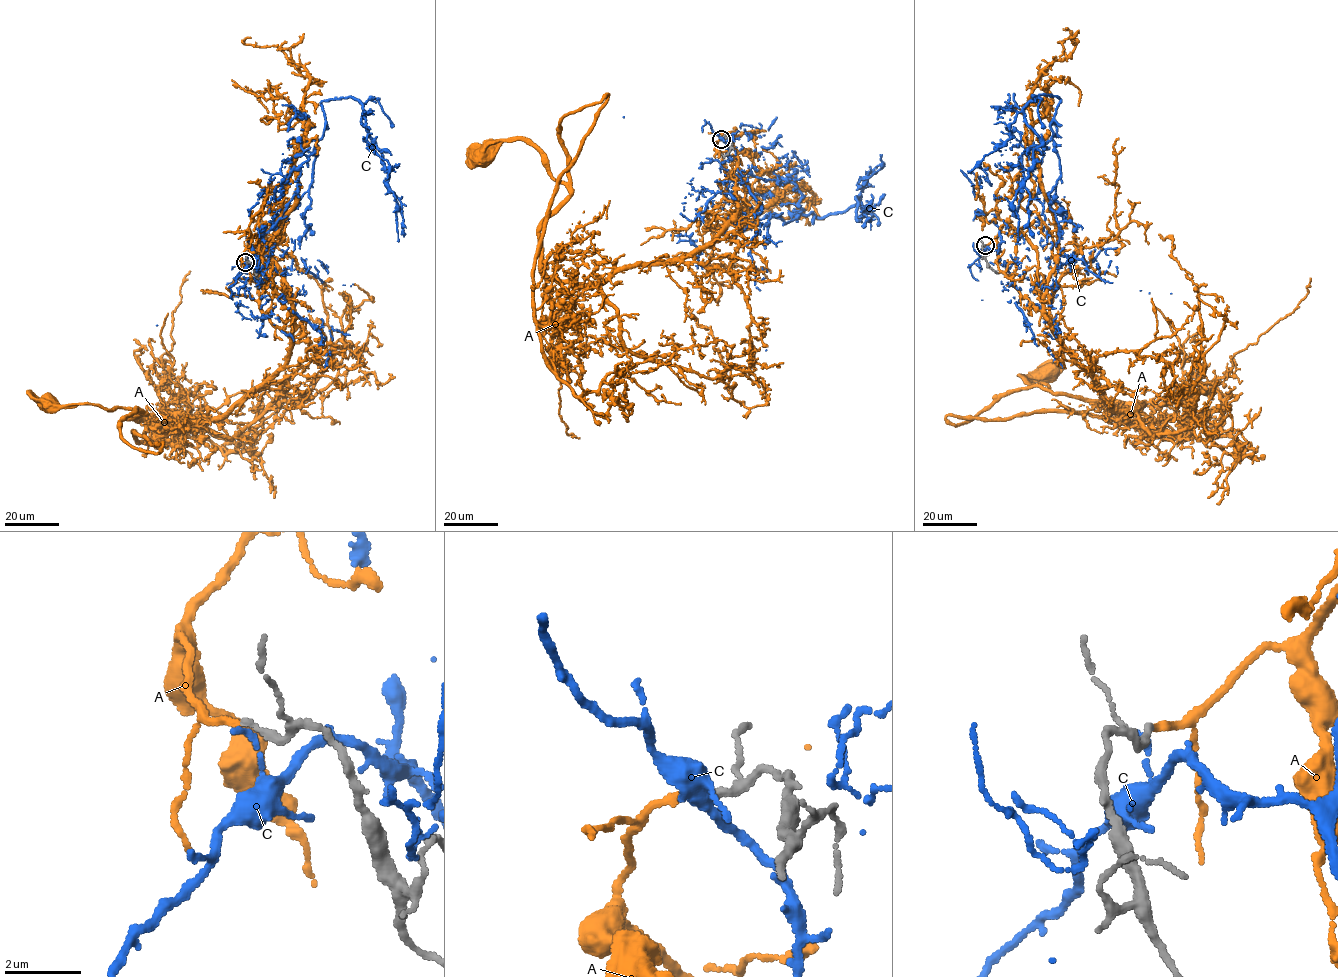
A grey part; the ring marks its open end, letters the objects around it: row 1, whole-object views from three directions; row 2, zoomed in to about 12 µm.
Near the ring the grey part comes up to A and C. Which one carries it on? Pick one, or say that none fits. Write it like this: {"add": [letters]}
{"add": ["A"]}

